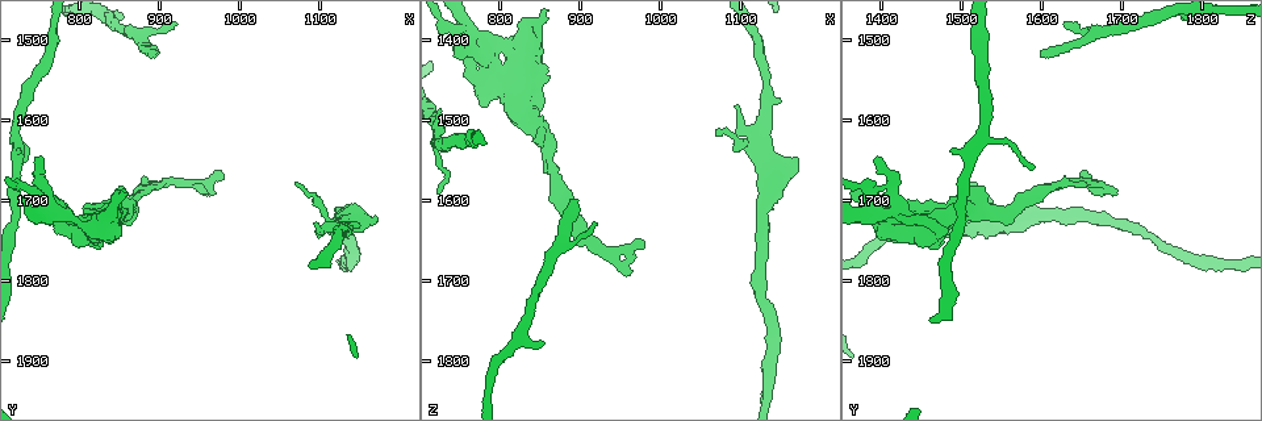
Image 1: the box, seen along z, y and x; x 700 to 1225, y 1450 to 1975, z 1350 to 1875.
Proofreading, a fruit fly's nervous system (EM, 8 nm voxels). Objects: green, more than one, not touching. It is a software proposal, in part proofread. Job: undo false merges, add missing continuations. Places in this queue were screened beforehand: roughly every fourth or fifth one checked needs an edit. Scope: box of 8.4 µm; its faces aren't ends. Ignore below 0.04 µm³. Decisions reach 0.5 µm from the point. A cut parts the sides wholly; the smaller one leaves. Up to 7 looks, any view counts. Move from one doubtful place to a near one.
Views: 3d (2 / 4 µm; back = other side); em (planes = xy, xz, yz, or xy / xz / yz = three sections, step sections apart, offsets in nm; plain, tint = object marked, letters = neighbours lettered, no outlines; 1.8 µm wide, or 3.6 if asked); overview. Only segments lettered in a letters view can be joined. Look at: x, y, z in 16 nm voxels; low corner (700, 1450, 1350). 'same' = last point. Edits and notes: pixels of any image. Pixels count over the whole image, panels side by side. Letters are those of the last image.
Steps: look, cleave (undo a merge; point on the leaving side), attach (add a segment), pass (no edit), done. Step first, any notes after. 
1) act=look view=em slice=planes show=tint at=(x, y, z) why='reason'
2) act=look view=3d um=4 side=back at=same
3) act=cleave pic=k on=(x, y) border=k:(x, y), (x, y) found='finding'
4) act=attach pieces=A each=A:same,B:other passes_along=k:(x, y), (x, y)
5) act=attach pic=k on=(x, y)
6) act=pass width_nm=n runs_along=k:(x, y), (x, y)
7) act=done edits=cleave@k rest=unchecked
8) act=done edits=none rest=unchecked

act=look view=em slice=xz step=4 show=tint at=(885, 1520, 1595) why='branch stops here'

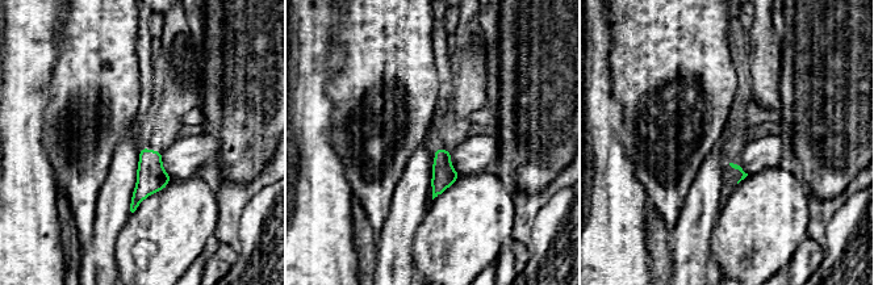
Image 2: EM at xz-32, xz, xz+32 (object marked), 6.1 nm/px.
act=look view=em slice=planes show=letters at=same why='another direction'

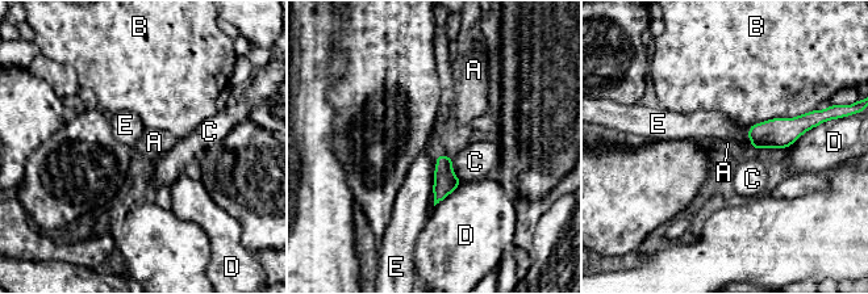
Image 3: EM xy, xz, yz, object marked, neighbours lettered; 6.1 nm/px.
act=attach pieces=A each=A:same,B:other,C:other,D:other,E:other passes_along=3:(445, 180), (443, 155), (455, 135) found='it goes on there'

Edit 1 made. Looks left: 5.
act=look view=overview

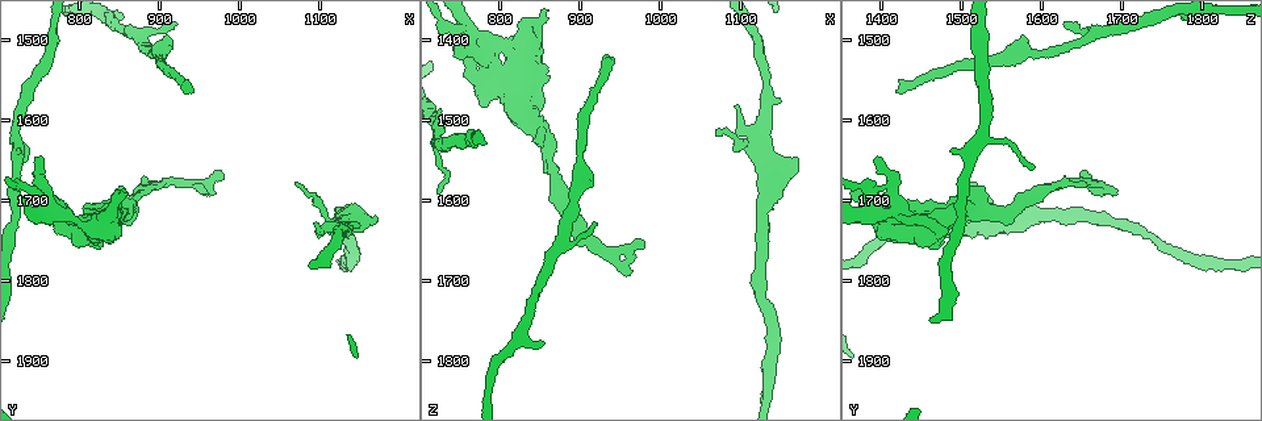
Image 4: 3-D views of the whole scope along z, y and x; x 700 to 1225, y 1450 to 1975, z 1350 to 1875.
act=look view=em slice=planes show=letters at=(935, 1570, 1420) why='tapers out'

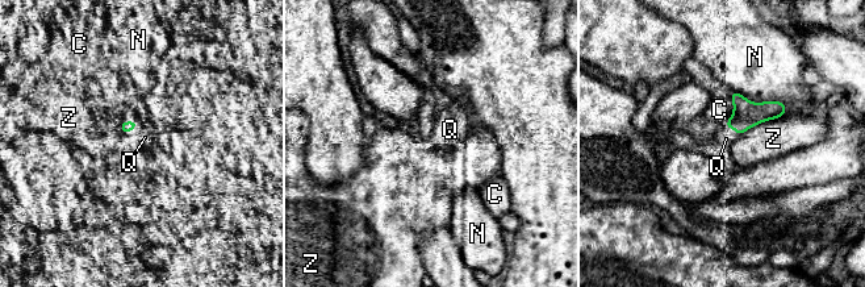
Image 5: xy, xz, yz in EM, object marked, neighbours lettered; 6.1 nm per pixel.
act=attach pieces=Q longest_contact=N:360nm each=C:other,N:other,Q:same,Z:other found='the neuron continues'

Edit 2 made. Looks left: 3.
act=look view=overview

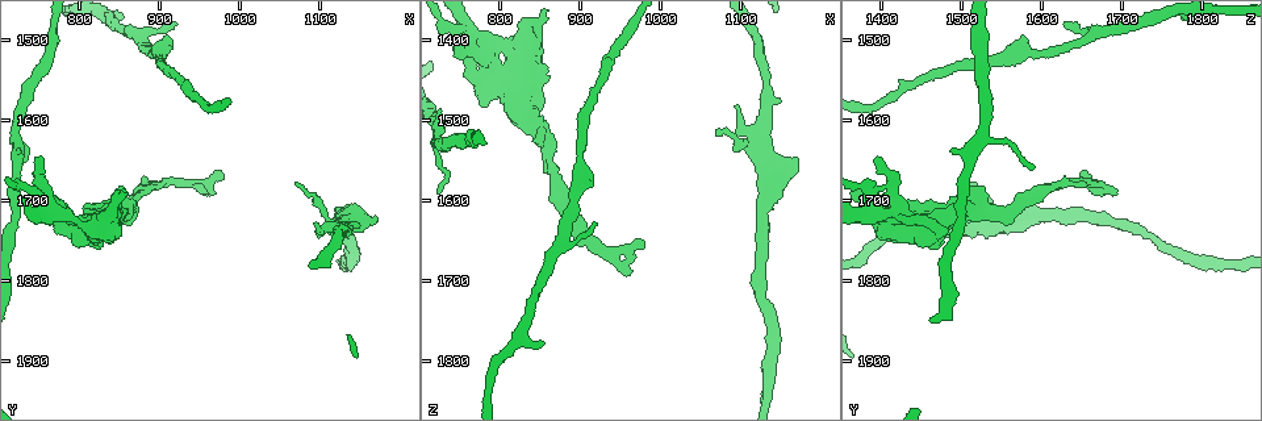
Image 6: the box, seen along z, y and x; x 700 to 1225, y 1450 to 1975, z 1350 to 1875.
act=look view=em slice=yz step=8 show=tint at=(770, 1710, 1395) why='branch point'

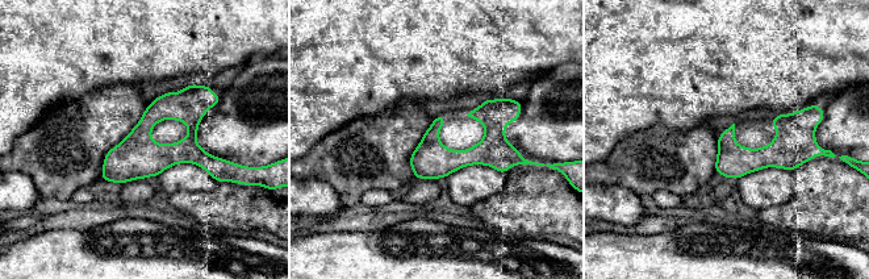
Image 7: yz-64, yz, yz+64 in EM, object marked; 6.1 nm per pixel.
act=look view=em slice=planes show=letters at=same why='cut it another way'

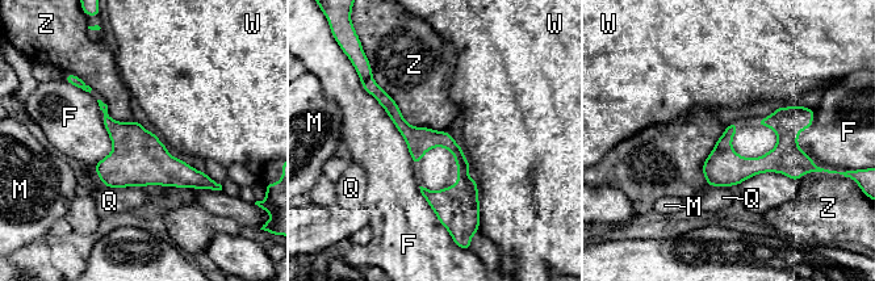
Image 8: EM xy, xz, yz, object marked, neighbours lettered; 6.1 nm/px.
act=pass each=F:other,M:other,Q:other,W:other,Z:other border=8:(372, 79), (409, 124), (446, 131) found='continuous, no second neuron'

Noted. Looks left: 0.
act=done edits=attach@3,attach@5 rest=unchecked

